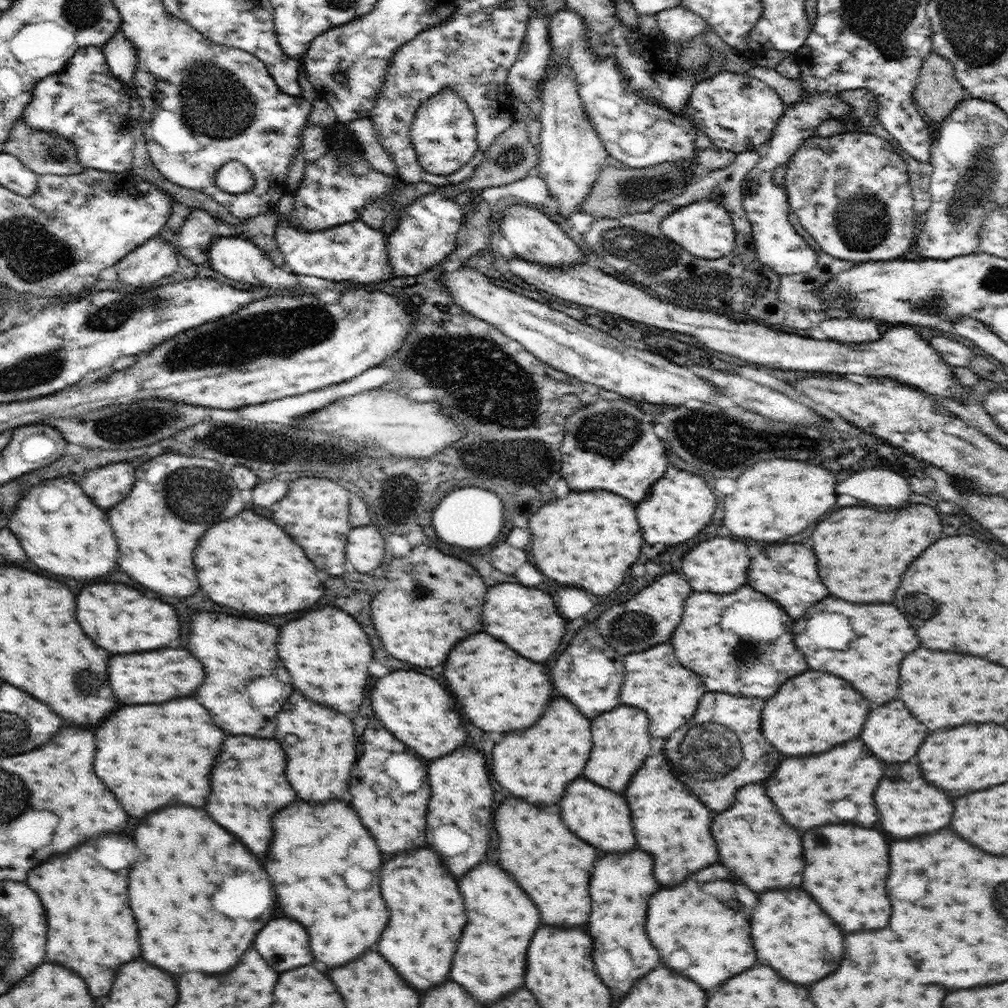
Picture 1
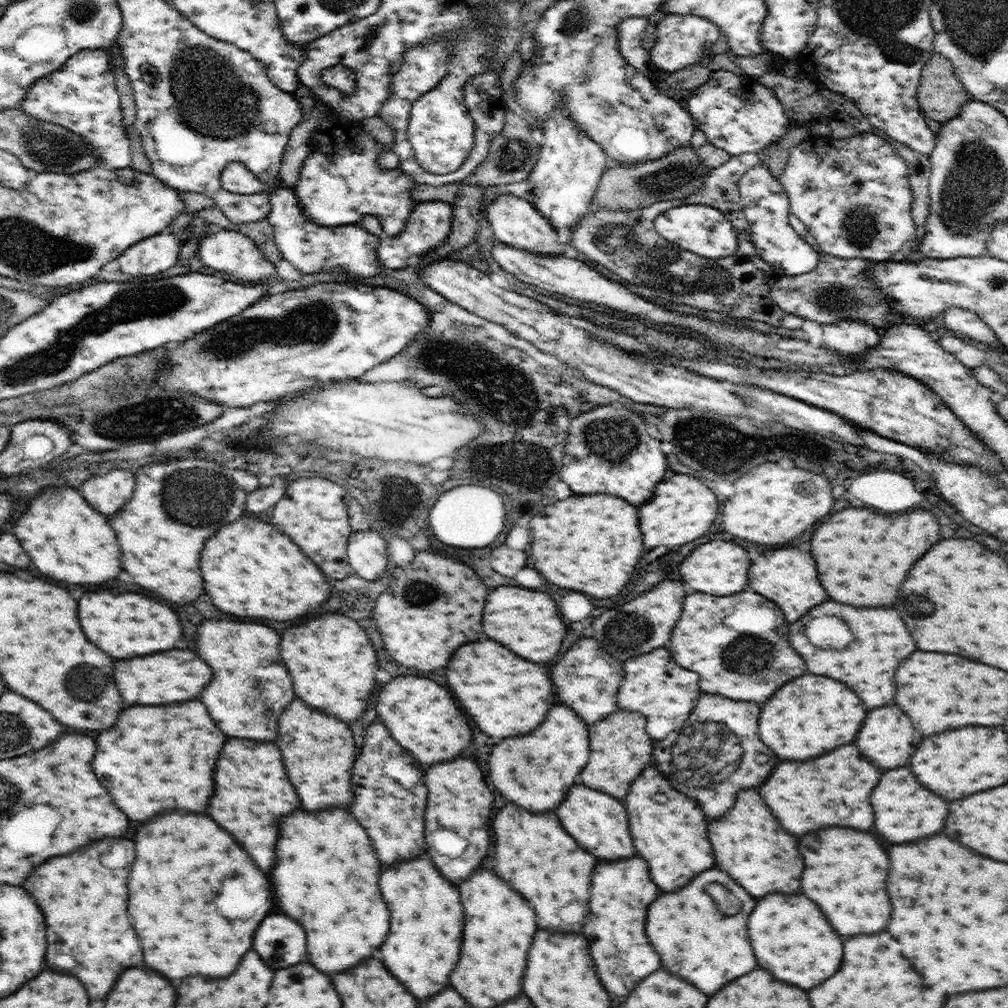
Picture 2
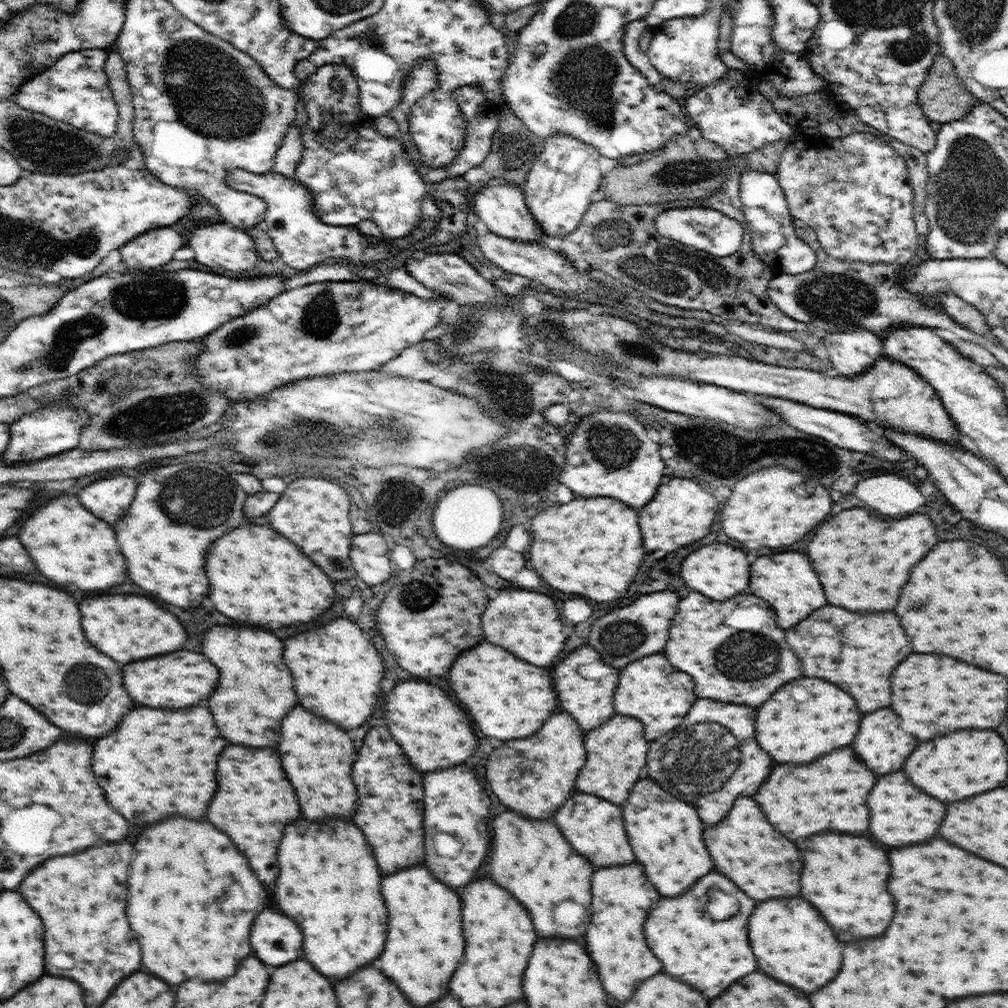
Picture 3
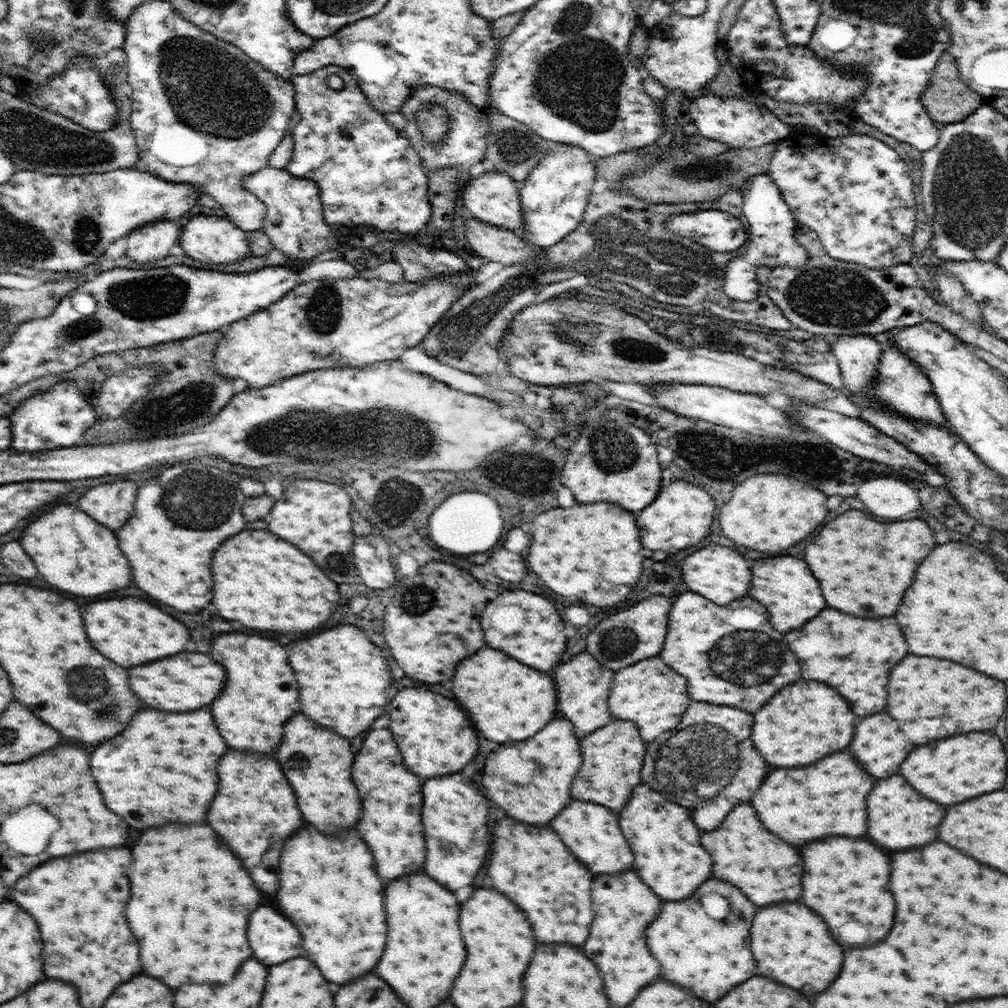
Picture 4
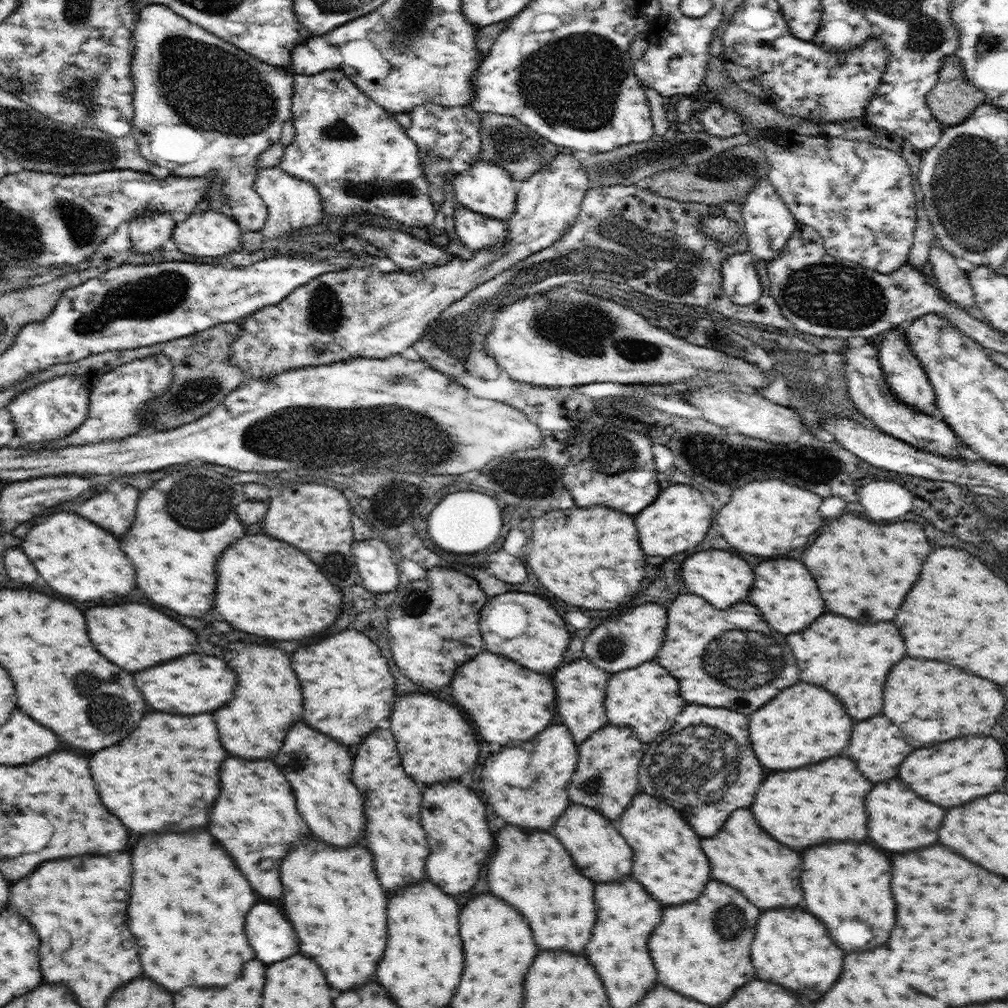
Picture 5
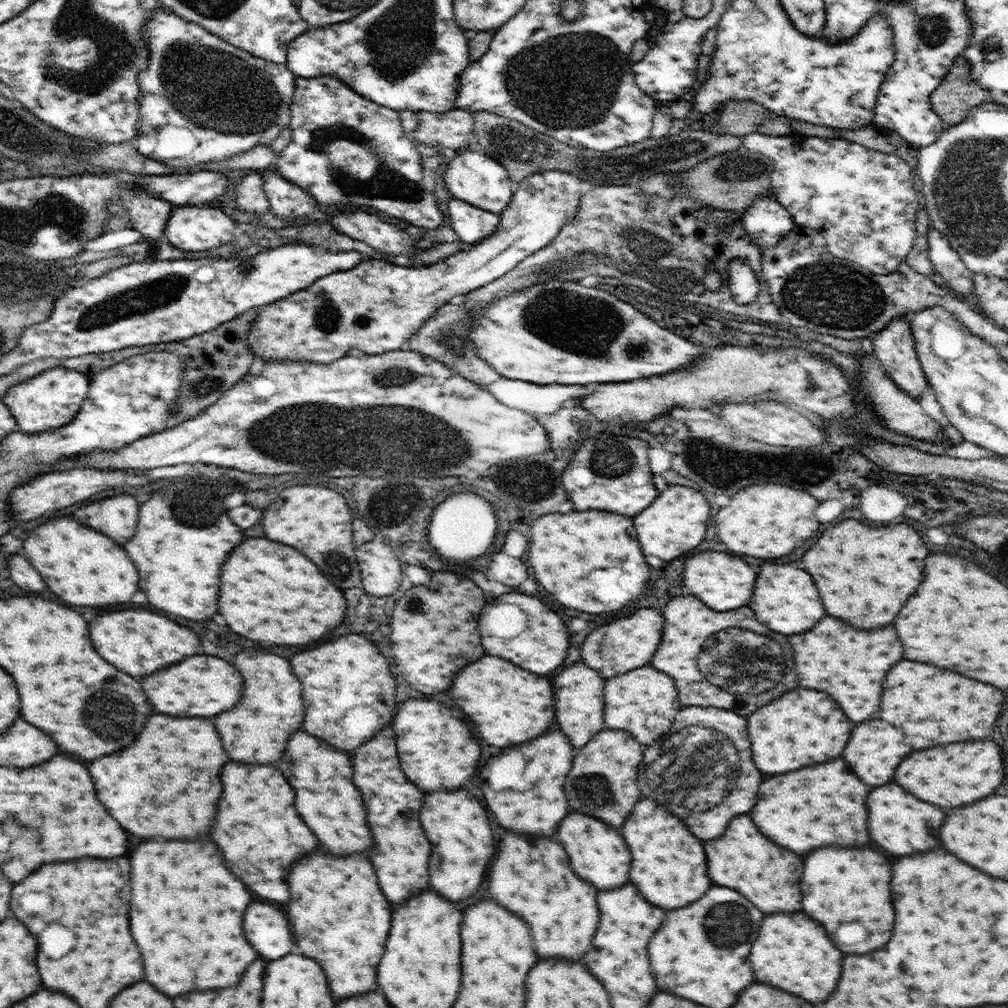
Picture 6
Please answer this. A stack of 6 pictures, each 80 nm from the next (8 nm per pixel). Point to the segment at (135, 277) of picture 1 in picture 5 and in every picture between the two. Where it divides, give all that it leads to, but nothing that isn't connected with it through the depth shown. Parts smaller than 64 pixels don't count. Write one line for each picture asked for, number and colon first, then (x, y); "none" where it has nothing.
2: (148, 257)
3: (151, 250)
4: (152, 241)
5: (148, 232)

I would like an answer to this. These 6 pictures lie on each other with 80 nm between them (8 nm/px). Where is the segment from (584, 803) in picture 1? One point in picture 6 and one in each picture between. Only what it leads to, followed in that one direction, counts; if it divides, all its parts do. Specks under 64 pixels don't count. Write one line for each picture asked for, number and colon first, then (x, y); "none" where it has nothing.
2: (598, 822)
3: (594, 827)
4: (592, 833)
5: (599, 851)
6: (598, 853)

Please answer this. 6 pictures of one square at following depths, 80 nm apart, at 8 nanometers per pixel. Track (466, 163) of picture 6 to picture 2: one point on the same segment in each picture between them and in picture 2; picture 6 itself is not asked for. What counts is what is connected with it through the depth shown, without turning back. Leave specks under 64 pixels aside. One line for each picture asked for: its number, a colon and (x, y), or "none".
2: (515, 221)
3: (501, 206)
4: (493, 197)
5: (487, 188)

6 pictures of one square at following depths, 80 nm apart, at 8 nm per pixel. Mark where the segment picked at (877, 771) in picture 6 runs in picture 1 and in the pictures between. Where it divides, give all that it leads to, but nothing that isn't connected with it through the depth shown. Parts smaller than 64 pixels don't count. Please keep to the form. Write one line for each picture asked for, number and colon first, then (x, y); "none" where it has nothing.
1: (893, 734)
2: (887, 738)
3: (882, 745)
4: (879, 745)
5: (878, 747)

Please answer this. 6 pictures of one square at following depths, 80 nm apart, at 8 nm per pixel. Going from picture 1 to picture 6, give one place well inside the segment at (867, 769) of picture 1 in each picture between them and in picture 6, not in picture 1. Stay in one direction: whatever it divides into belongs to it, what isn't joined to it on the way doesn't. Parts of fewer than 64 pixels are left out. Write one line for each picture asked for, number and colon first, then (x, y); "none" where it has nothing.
2: (803, 795)
3: (799, 799)
4: (798, 804)
5: (800, 808)
6: (800, 810)

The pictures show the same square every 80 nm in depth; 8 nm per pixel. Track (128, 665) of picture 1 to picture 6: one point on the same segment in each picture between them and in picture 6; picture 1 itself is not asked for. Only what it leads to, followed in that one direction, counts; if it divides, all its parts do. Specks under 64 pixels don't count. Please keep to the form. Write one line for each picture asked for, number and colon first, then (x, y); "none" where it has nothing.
2: (179, 675)
3: (181, 679)
4: (191, 680)
5: (196, 683)
6: (203, 685)

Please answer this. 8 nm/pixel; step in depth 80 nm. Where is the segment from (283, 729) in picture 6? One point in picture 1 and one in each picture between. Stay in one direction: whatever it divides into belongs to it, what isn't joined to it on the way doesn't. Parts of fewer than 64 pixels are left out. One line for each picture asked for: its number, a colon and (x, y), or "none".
1: (237, 653)
2: (245, 660)
3: (255, 690)
4: (261, 693)
5: (268, 698)

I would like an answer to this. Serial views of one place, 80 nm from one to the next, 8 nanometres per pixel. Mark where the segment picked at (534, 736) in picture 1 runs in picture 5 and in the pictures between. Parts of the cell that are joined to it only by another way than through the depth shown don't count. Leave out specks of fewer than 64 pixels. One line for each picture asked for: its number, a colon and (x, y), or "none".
2: (535, 771)
3: (537, 774)
4: (534, 786)
5: (531, 789)

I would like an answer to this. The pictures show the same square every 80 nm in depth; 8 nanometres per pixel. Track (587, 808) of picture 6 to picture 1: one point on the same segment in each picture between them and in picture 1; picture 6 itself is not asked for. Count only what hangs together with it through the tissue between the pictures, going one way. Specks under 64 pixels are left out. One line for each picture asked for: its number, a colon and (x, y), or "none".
1: (621, 741)
2: (620, 749)
3: (617, 750)
4: (613, 756)
5: (606, 779)

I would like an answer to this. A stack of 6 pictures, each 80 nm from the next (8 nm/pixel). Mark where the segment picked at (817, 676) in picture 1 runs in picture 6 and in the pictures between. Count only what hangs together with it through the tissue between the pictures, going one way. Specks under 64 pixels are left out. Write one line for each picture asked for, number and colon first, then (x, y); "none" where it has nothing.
2: (811, 715)
3: (796, 730)
4: (786, 735)
5: (807, 724)
6: (797, 736)

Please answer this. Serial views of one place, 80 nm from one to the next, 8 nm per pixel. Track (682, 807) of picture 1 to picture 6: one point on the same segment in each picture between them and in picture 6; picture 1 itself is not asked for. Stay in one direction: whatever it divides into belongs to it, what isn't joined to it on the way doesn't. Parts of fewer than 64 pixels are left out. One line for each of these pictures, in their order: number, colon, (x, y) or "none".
2: (670, 831)
3: (666, 835)
4: (668, 856)
5: (668, 861)
6: (669, 867)

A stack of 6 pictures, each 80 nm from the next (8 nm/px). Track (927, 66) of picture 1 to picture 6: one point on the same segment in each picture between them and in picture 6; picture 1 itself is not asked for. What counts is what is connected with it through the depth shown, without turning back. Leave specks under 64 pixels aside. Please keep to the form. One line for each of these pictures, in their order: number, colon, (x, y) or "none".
2: (940, 95)
3: (942, 96)
4: (947, 99)
5: (954, 97)
6: (958, 93)

